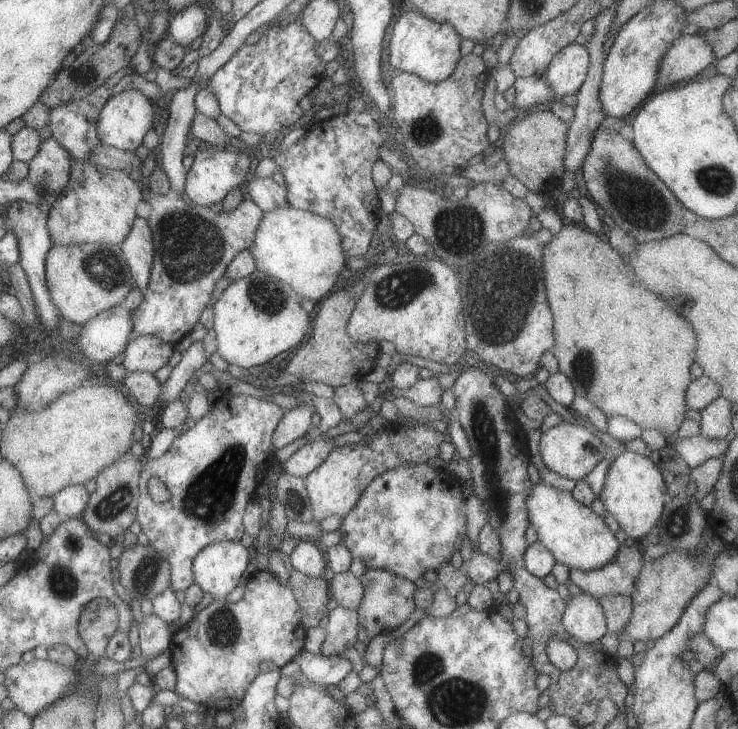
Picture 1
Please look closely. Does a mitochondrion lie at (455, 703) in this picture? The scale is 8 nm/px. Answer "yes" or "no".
yes

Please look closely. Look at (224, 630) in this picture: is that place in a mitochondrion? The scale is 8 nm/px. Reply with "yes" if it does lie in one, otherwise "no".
yes

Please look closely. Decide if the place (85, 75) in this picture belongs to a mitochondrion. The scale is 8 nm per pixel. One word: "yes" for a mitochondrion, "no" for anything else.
yes

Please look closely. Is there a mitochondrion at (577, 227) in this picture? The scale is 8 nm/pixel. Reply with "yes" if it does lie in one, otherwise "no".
no

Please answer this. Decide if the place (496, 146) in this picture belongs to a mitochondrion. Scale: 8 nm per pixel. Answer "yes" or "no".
no

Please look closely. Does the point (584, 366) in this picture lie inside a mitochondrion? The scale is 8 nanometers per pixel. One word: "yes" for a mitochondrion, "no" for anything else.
yes

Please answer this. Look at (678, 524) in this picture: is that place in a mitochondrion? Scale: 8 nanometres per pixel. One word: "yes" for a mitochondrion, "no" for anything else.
yes

